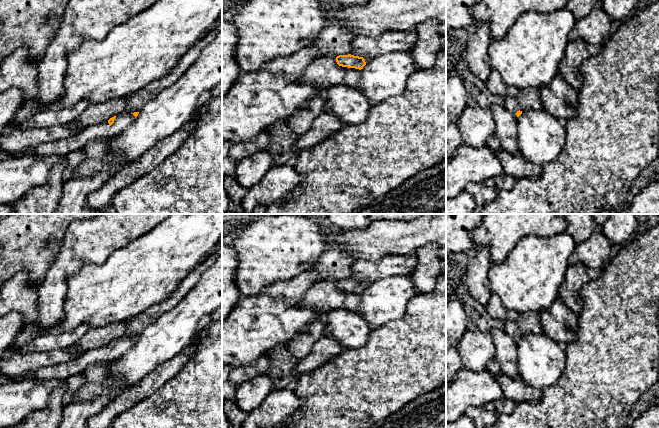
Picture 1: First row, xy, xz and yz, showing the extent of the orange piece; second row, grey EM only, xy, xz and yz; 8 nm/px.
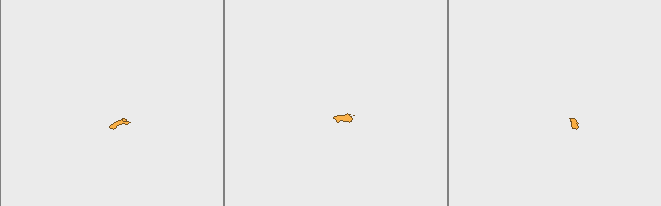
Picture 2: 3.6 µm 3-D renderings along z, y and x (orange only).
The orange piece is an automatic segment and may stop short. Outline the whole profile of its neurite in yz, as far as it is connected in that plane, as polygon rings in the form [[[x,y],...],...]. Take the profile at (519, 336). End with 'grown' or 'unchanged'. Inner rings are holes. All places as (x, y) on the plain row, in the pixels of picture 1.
[[[506,321],[504,325],[505,332],[513,337],[516,342],[522,338],[523,332],[516,321]]]; grown

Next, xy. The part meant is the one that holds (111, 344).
[[[123,336],[103,347],[85,351],[79,357],[67,362],[40,368],[34,372],[33,378],[42,380],[66,380],[71,376],[82,373],[89,366],[111,362],[120,358],[125,352],[134,346],[138,338],[139,336],[131,338]]]; grown

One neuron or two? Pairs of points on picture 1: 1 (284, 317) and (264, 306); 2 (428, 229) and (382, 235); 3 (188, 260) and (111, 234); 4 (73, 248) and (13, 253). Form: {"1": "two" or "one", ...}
{"1": "one", "2": "one", "3": "two", "4": "two"}

